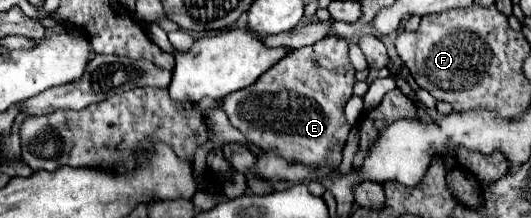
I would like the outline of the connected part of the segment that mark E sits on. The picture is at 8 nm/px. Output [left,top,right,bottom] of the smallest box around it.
[221,35,355,165]

